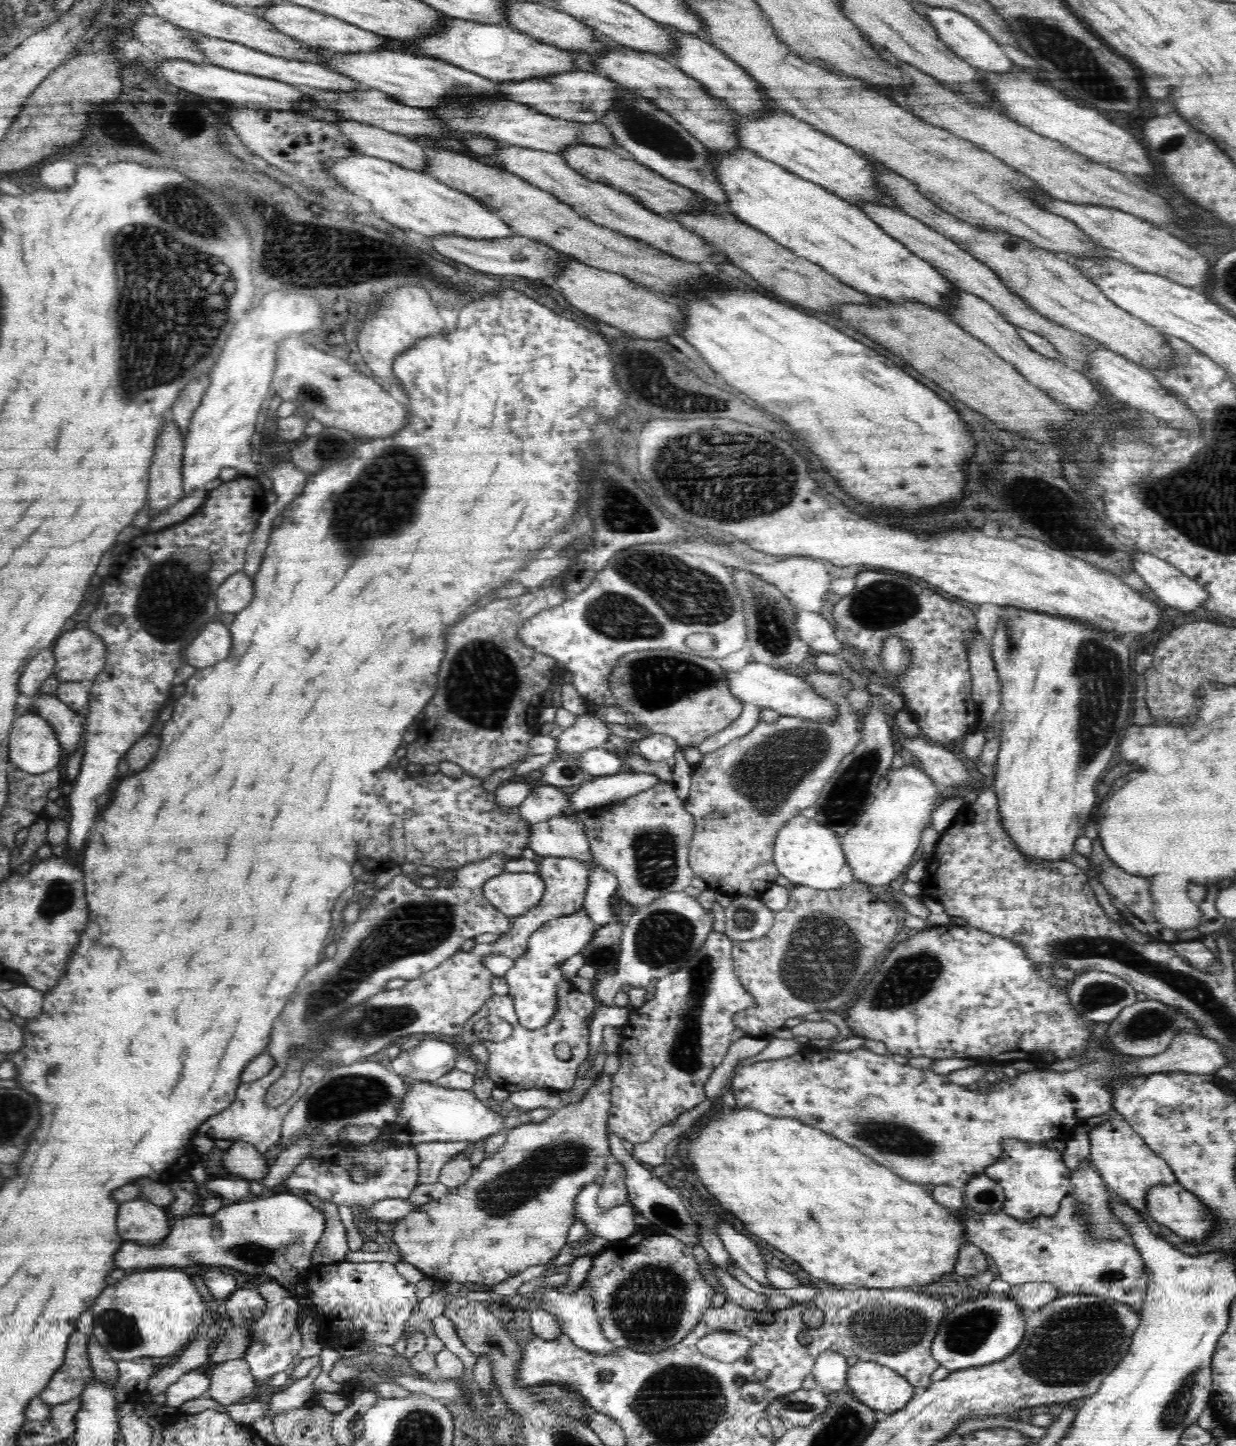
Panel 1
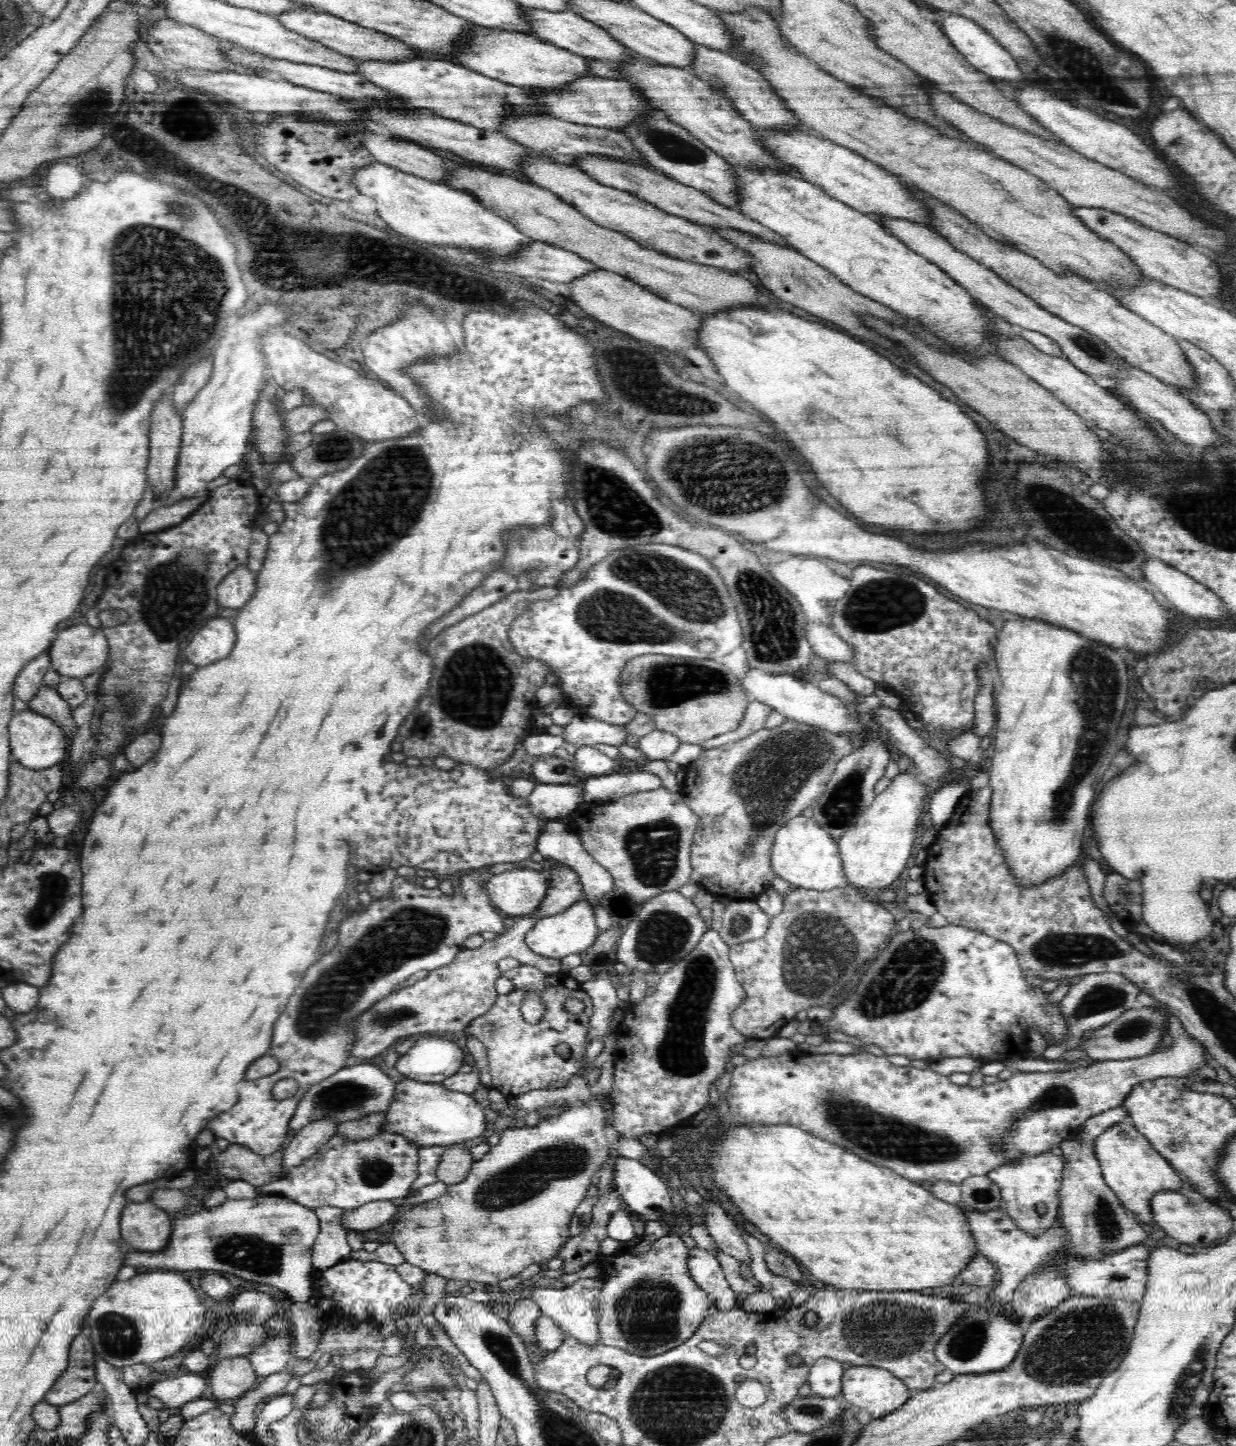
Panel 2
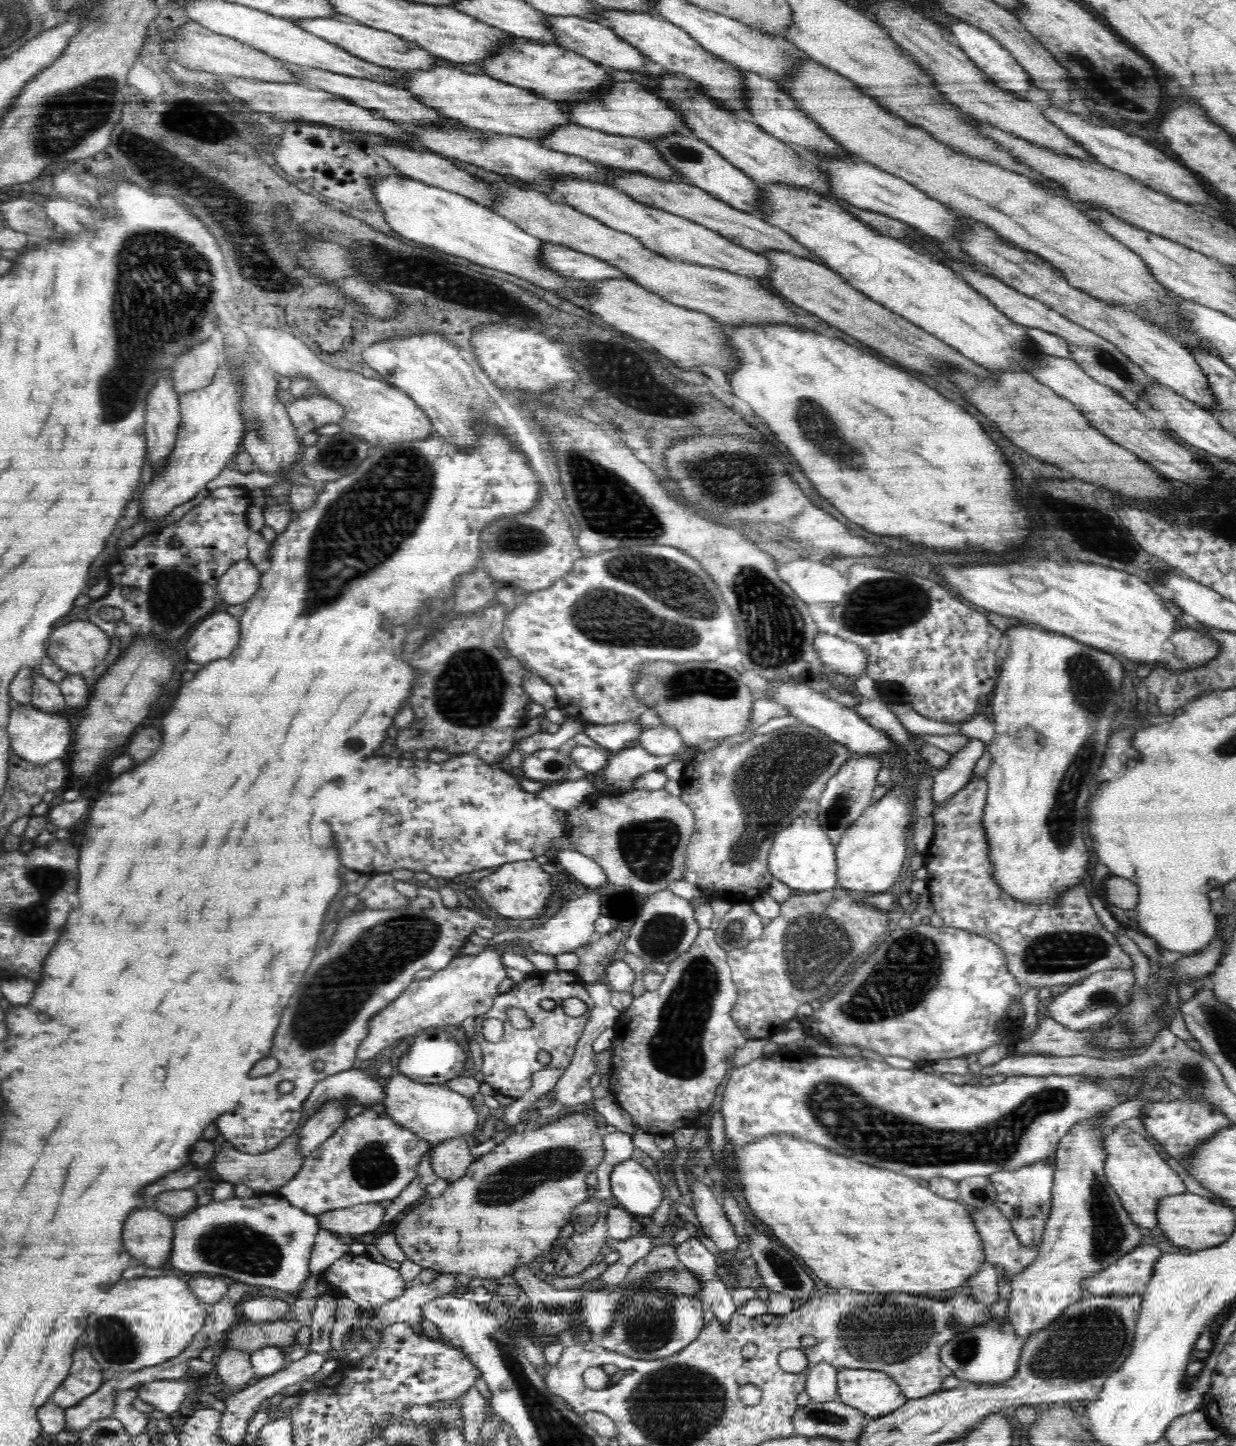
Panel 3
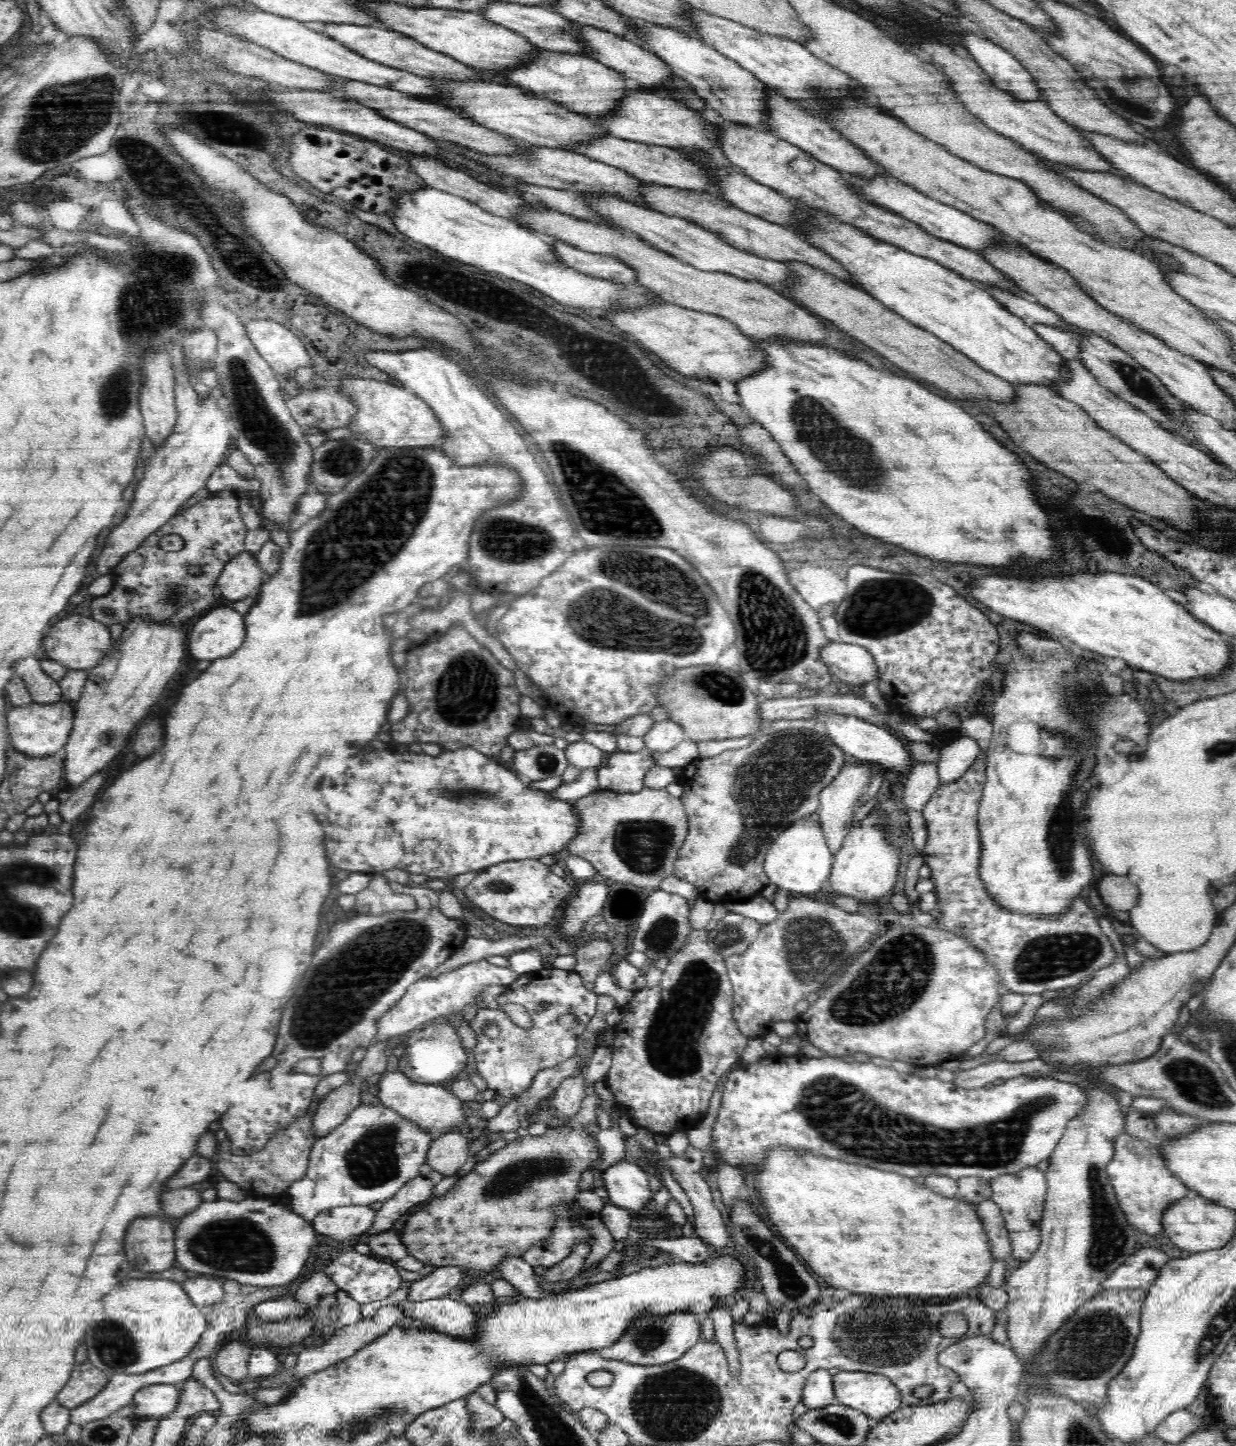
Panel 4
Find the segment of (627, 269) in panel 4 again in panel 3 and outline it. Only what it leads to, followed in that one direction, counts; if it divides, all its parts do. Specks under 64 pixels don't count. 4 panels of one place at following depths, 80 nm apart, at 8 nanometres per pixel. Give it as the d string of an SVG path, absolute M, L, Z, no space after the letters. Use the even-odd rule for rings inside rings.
M544 243L539 260L570 280L630 279L615 266L563 244Z

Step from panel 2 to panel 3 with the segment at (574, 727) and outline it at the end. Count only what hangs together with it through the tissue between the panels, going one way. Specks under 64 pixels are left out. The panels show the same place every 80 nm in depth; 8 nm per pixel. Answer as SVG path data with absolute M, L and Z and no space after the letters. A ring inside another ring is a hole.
M638 720L610 724L610 726L591 723L584 728L586 736L612 752L623 749L626 742L638 739L642 730L642 727L638 725Z

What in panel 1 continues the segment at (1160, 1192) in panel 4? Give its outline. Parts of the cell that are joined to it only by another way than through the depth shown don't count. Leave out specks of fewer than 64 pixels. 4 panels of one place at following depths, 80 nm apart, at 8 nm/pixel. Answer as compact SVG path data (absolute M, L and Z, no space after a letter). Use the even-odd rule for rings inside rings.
M1120 1117L1100 1121L1090 1132L1089 1159L1104 1179L1105 1186L1114 1196L1122 1198L1126 1205L1136 1209L1150 1220L1146 1206L1146 1194L1154 1186L1172 1186L1177 1178L1168 1164L1157 1156L1146 1142Z

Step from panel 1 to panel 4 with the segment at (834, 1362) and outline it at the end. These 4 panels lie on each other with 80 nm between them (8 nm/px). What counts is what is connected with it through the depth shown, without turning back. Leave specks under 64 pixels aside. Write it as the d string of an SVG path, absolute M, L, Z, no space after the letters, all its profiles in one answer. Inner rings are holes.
M818 1370L810 1373L803 1388L801 1400L807 1409L826 1408L836 1402L831 1377L832 1370Z

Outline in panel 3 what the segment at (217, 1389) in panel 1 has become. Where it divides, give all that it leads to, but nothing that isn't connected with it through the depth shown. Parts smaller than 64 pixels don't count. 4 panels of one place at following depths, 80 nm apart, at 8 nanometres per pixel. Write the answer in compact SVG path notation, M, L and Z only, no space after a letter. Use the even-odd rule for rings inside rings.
M226 1349L217 1356L217 1360L215 1374L225 1392L238 1390L255 1377L251 1365L251 1353Z

